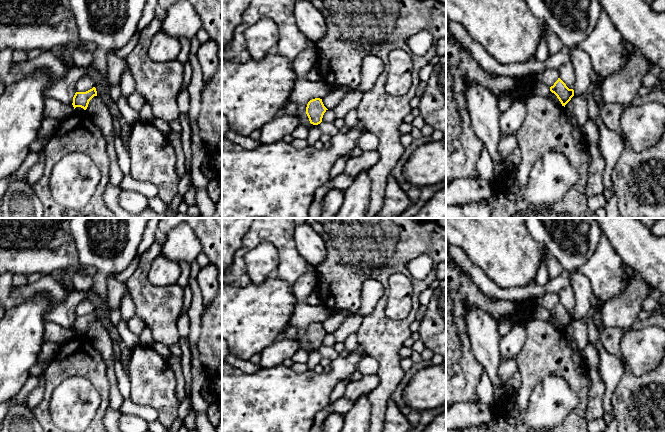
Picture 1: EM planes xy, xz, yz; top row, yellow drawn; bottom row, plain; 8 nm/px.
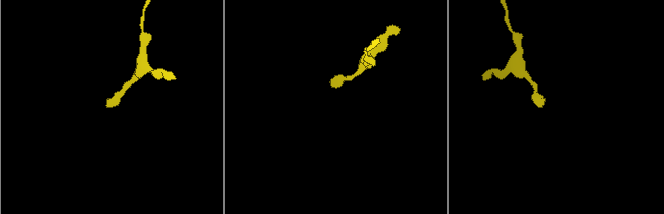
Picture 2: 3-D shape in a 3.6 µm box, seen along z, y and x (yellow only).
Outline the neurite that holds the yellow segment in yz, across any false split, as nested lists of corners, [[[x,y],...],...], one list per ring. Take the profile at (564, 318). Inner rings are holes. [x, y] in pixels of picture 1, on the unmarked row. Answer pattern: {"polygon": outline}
{"polygon": [[[560,302],[550,311],[550,315],[557,320],[564,331],[574,320],[574,314],[569,313]]]}

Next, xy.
{"polygon": [[[93,311],[92,313],[86,315],[86,316],[76,316],[73,321],[73,331],[74,333],[76,331],[81,331],[84,334],[87,333],[89,325],[94,321],[97,320],[96,312]]]}

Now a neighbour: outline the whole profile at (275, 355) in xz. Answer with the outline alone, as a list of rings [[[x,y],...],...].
[[[283,338],[261,353],[259,365],[262,368],[273,368],[282,365],[286,359],[291,359],[299,348],[299,344],[296,341]]]

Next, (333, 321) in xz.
[[[332,312],[322,321],[322,326],[328,334],[336,334],[345,318],[345,314]]]

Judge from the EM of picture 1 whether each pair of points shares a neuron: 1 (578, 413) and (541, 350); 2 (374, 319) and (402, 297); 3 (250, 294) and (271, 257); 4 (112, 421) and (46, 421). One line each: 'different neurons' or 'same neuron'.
1: same neuron
2: different neurons
3: different neurons
4: different neurons

